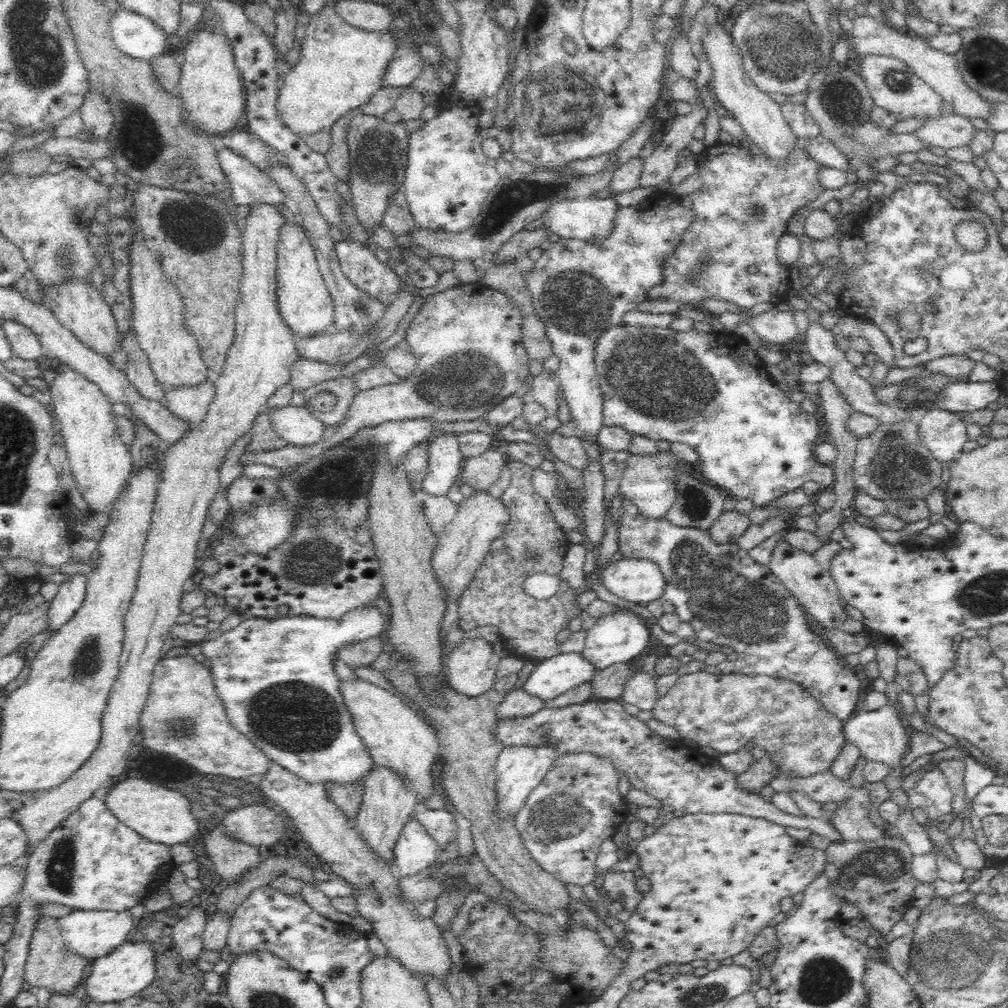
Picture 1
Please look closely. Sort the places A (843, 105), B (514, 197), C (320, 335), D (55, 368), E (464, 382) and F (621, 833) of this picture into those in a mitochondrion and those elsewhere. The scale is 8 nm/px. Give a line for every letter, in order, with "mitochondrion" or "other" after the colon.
A: mitochondrion
B: mitochondrion
C: other
D: other
E: mitochondrion
F: other

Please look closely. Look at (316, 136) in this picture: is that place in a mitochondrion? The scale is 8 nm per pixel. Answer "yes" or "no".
no

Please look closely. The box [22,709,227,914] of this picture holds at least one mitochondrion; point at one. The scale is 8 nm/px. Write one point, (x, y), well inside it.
(59, 869)

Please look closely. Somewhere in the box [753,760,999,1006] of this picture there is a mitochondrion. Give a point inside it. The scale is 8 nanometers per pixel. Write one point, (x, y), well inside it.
(958, 961)

